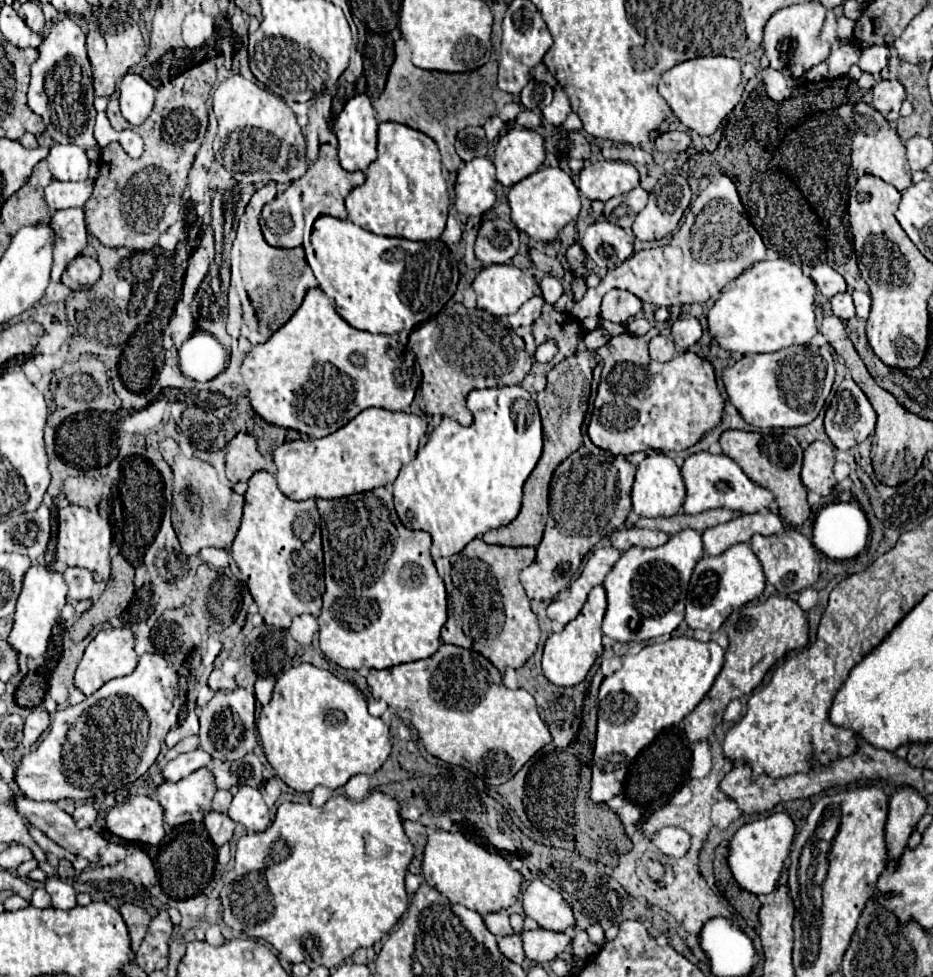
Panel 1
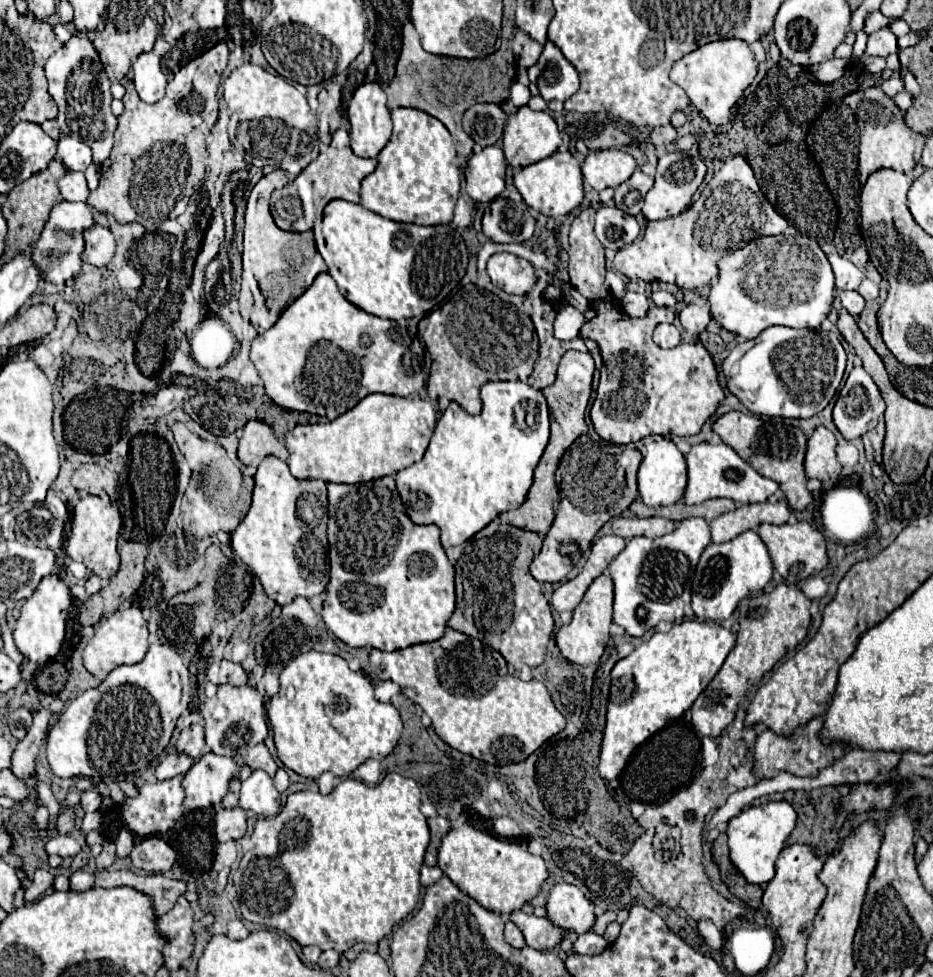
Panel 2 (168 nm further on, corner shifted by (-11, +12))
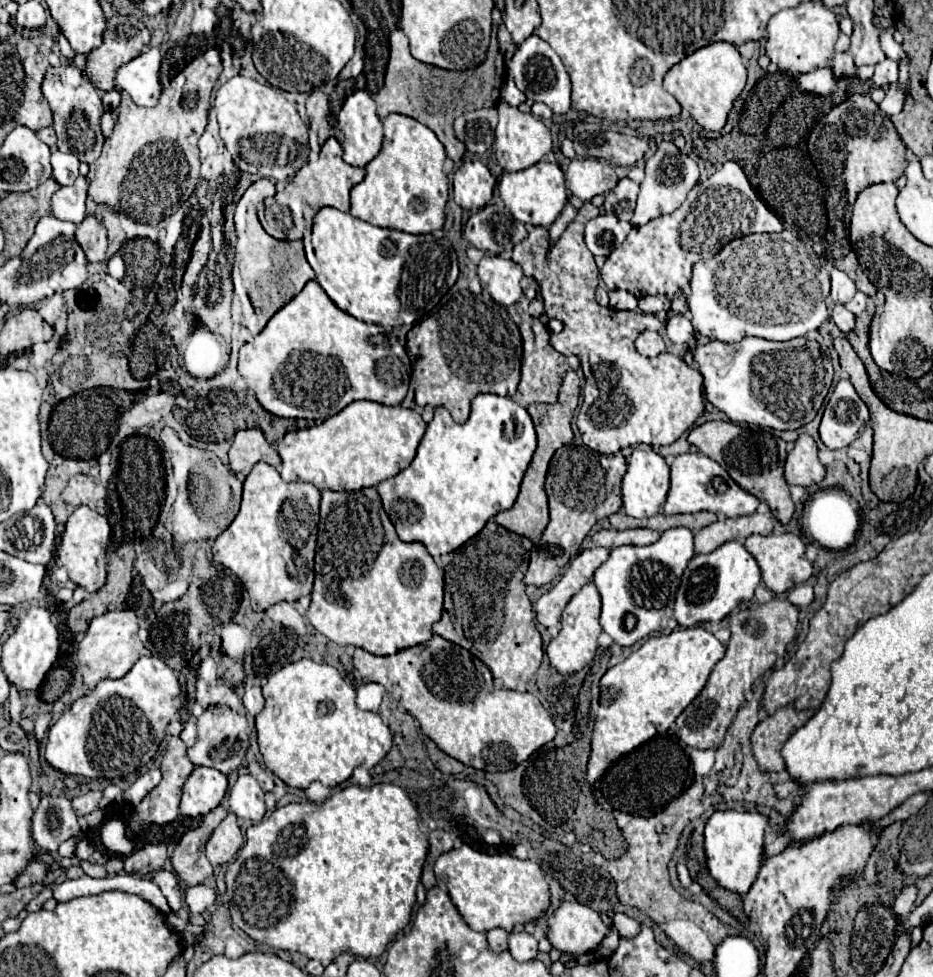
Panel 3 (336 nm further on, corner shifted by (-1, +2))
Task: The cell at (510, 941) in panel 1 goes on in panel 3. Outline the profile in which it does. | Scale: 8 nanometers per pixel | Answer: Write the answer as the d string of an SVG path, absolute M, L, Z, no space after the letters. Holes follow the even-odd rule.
M495 928L495 930L489 930L487 932L487 940L489 940L489 946L491 950L495 952L505 952L507 950L507 932L501 930L501 928Z

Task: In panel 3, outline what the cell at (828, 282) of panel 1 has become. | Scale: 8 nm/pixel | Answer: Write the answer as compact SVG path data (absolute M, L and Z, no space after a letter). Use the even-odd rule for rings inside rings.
M833 266L829 268L829 276L831 276L831 300L835 304L847 304L857 292L853 280L845 272L841 272Z

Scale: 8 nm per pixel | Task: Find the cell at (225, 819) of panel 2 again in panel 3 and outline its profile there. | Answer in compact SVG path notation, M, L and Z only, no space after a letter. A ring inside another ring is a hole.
M233 812L227 814L227 818L213 830L209 842L207 842L207 858L213 866L221 866L237 854L237 850L243 846L243 834L237 826L237 816Z

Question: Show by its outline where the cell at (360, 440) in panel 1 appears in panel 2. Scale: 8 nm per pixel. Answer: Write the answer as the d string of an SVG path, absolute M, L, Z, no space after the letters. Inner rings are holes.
M369 394L365 396L355 408L347 410L343 416L325 422L325 424L297 424L285 436L285 444L289 450L289 468L295 478L321 478L325 482L339 482L339 484L359 484L377 480L383 476L395 476L399 470L411 466L413 462L421 460L429 438L435 430L437 412L435 408L421 398L401 398L391 394Z

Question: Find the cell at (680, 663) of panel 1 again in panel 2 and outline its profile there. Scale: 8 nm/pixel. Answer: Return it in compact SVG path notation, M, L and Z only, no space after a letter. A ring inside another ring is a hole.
M685 620L665 634L655 632L651 640L615 664L611 670L611 698L599 758L599 774L603 780L617 778L641 742L691 708L719 672L733 646L735 636L721 624Z

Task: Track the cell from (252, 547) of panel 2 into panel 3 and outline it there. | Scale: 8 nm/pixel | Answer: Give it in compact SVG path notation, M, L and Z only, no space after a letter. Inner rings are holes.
M257 462L249 472L243 484L241 510L233 524L217 536L213 560L237 574L251 596L253 610L267 610L281 600L295 602L311 594L315 574L313 568L307 572L307 566L315 564L319 498L321 494L313 484L283 482L277 470L265 462Z

